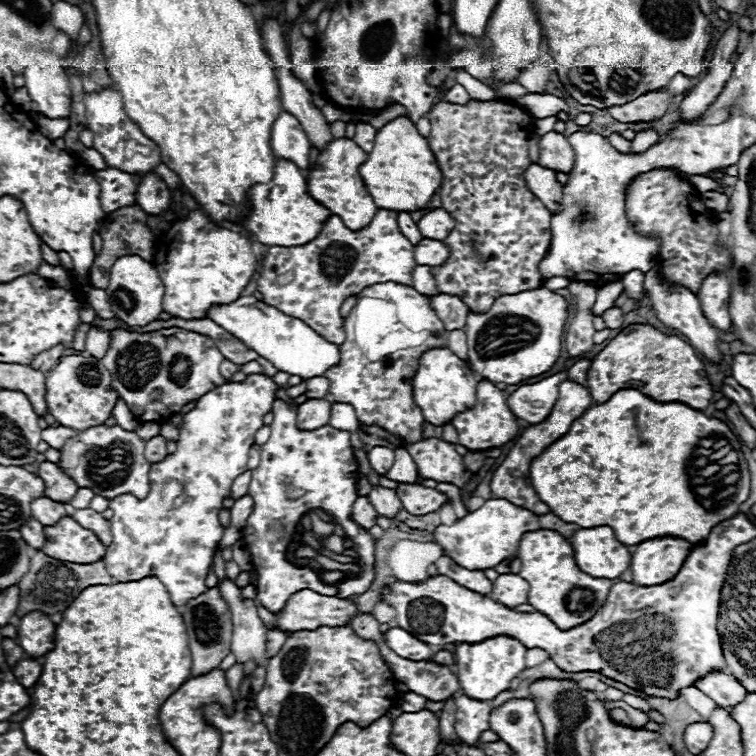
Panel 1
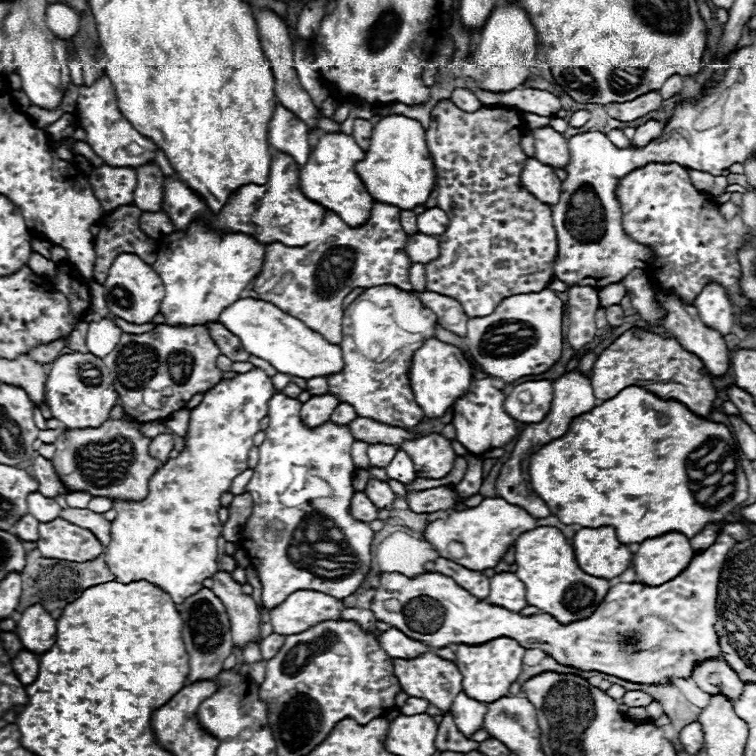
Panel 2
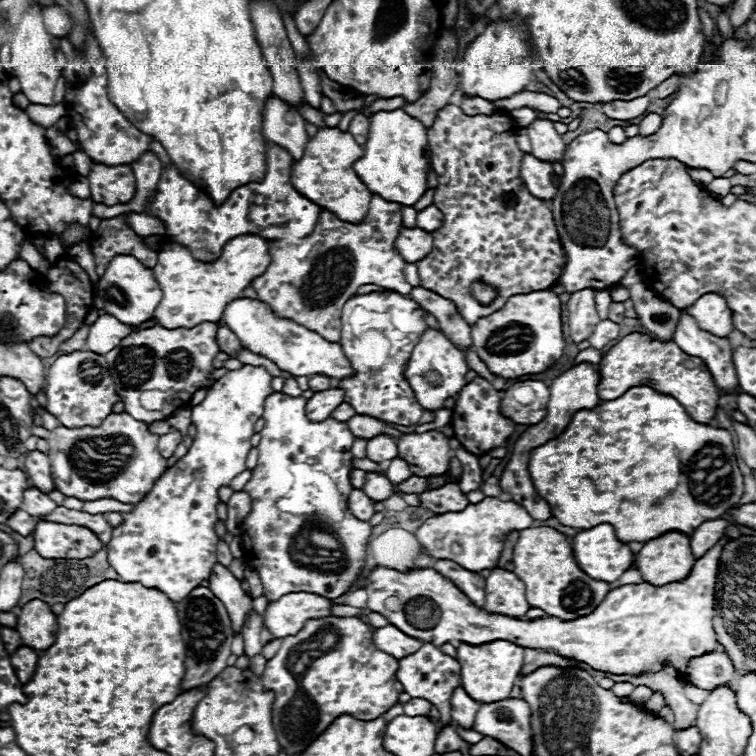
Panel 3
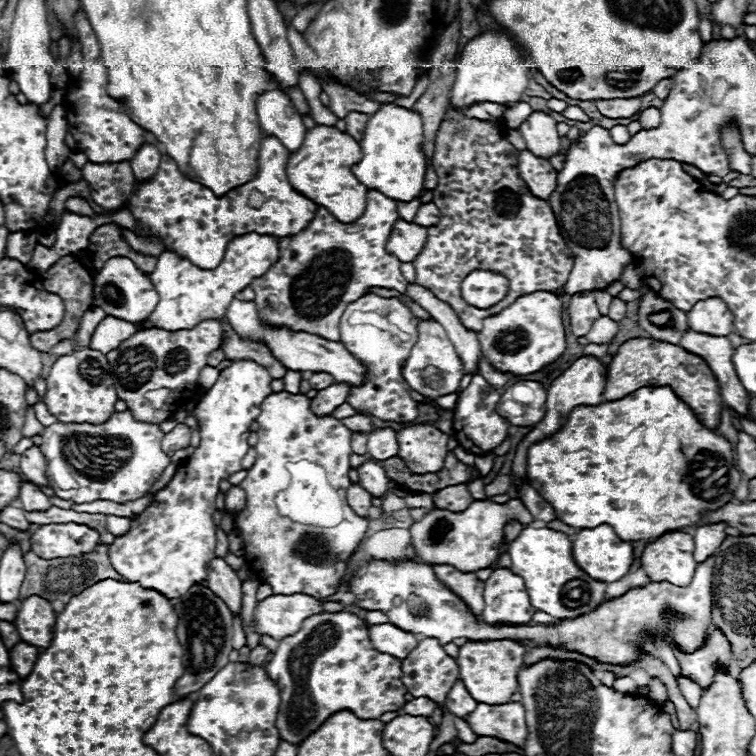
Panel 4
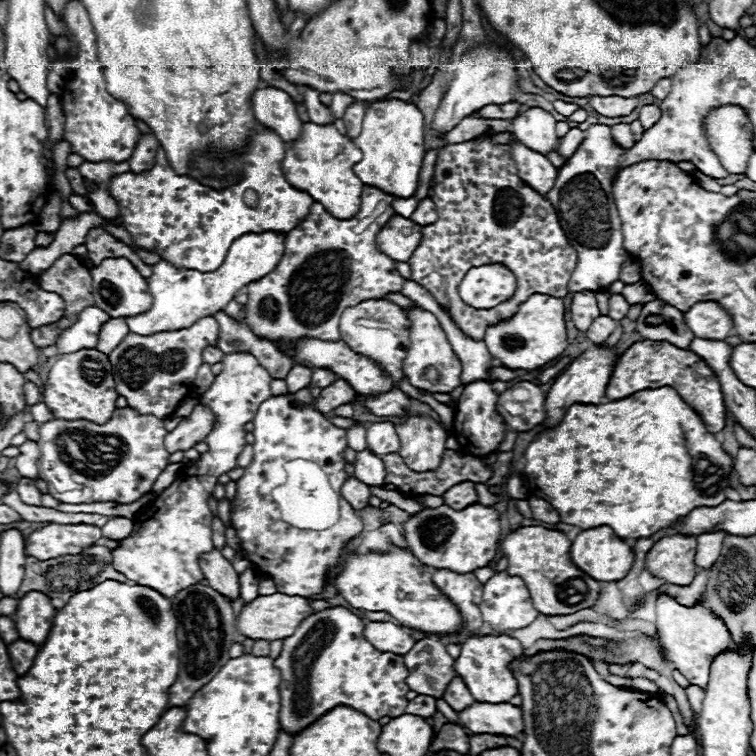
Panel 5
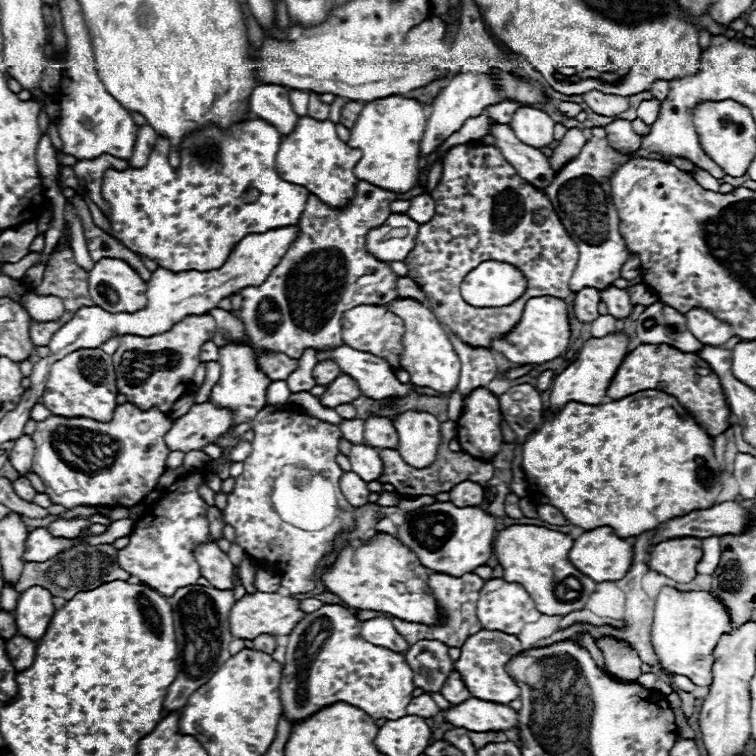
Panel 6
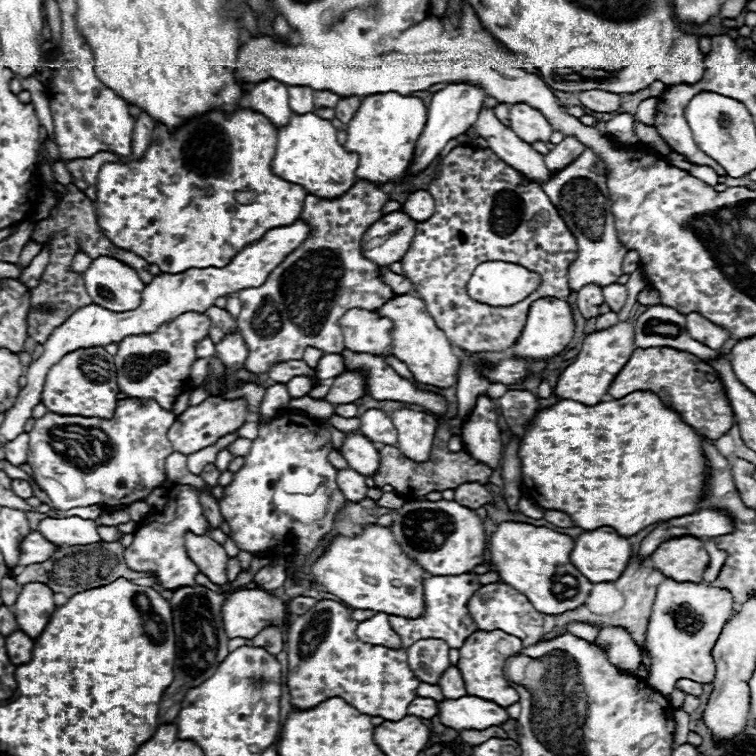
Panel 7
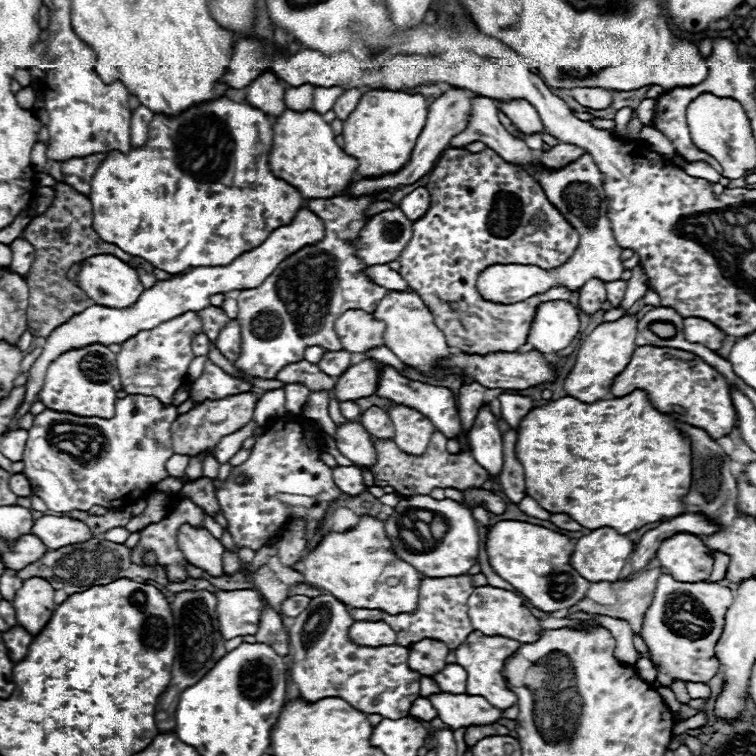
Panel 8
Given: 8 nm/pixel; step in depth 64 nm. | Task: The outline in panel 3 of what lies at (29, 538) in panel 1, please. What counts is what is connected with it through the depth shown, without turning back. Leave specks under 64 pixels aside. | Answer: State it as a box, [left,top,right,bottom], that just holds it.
[8,510,36,536]

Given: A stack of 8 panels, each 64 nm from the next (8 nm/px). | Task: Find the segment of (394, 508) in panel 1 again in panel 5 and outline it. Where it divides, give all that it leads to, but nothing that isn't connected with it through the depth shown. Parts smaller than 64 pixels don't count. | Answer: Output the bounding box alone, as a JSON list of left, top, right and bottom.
[354,450,386,486]

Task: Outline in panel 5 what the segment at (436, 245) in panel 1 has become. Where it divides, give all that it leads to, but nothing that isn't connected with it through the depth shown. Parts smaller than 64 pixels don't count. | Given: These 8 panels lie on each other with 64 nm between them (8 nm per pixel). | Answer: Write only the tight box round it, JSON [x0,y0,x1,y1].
[376,216,422,262]

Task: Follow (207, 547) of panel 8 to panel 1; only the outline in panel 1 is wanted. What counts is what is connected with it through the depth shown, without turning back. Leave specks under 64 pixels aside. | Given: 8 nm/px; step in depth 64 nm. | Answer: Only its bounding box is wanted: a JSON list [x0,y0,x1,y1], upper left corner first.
[218,578,266,664]

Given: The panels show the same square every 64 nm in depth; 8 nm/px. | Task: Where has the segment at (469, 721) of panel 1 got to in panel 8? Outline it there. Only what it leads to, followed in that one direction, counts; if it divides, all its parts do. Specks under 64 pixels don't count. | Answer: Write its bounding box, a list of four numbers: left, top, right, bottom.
[434,664,466,694]

